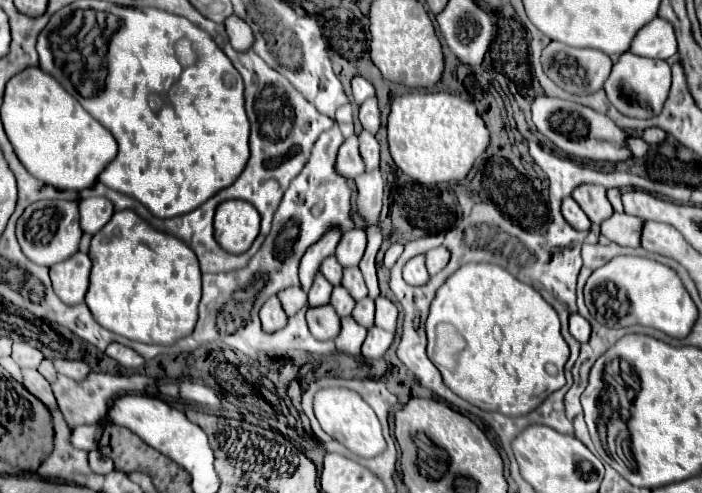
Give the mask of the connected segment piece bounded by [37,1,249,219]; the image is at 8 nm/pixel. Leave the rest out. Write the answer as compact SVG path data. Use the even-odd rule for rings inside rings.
M105 1L105 15L109 15L109 23L105 25L105 31L115 31L107 37L107 51L103 51L103 61L107 63L105 67L105 75L99 75L99 57L95 59L83 59L81 63L79 61L67 61L67 55L59 45L53 45L51 41L51 27L45 27L41 33L39 33L39 39L37 39L37 53L39 53L39 61L41 61L41 69L45 73L49 73L51 77L55 77L63 89L67 93L71 93L85 109L87 113L91 113L97 121L101 121L101 125L105 125L115 141L119 143L119 153L117 157L105 167L105 171L99 175L99 181L103 179L103 183L107 187L111 187L113 191L119 191L119 193L125 193L129 197L135 197L137 201L141 201L155 217L161 217L161 219L167 219L167 217L177 217L177 215L183 215L183 213L189 213L193 209L197 209L201 203L205 203L209 197L213 197L217 191L229 187L237 175L241 175L241 171L245 169L245 163L249 159L249 119L245 115L245 97L243 97L243 83L241 83L241 75L237 75L237 71L233 71L233 63L229 63L229 59L225 59L225 53L217 47L217 43L213 43L211 35L207 35L205 31L201 31L199 27L195 27L191 21L187 21L185 17L177 17L173 13L165 13L161 9L131 9L131 7L121 7L121 5L115 5L115 3L107 3ZM187 37L191 41L191 47L197 55L197 63L191 65L191 67L183 67L173 51L175 51L175 41Z

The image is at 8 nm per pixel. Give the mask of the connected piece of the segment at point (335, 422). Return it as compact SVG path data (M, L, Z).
M321 389L315 395L315 417L321 423L323 431L329 433L335 441L341 441L349 451L361 457L377 457L385 451L387 443L381 435L381 423L373 409L349 389Z

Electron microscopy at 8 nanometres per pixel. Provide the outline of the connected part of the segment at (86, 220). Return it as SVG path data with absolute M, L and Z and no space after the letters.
M89 197L81 201L79 211L81 211L81 229L89 235L95 235L99 229L103 229L115 213L113 203L105 197Z

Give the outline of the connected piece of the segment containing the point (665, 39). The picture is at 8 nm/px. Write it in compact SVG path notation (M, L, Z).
M661 17L647 23L633 39L631 53L653 59L669 59L677 53L677 41L673 25Z

